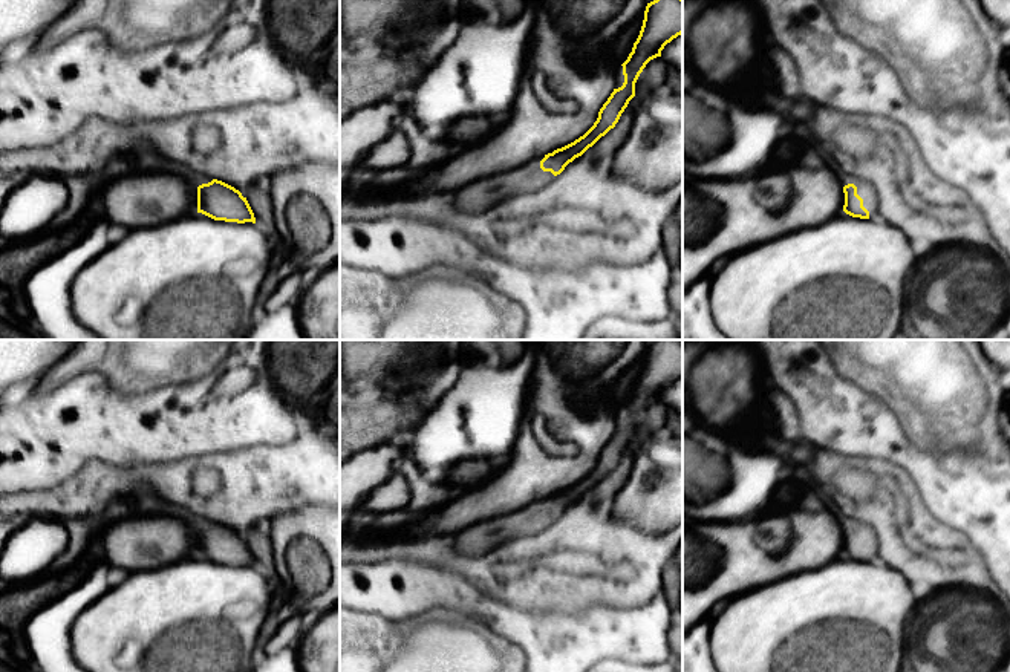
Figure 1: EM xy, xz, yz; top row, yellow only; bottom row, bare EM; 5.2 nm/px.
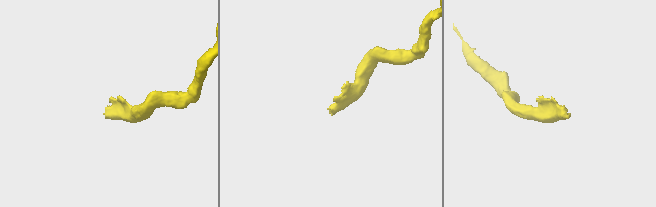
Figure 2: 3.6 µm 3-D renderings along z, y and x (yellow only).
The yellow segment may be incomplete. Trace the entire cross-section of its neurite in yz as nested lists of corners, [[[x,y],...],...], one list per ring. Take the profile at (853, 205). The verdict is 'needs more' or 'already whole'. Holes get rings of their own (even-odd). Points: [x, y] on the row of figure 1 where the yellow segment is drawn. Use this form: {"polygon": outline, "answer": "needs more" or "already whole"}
{"polygon": [[[845,171],[837,173],[843,193],[843,211],[852,217],[875,219],[878,217],[878,199],[874,187],[860,178]]], "answer": "needs more"}

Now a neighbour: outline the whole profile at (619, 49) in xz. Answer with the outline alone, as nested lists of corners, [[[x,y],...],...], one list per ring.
[[[644,12],[629,23],[606,47],[604,58],[615,69],[623,64],[632,52],[644,20]]]

